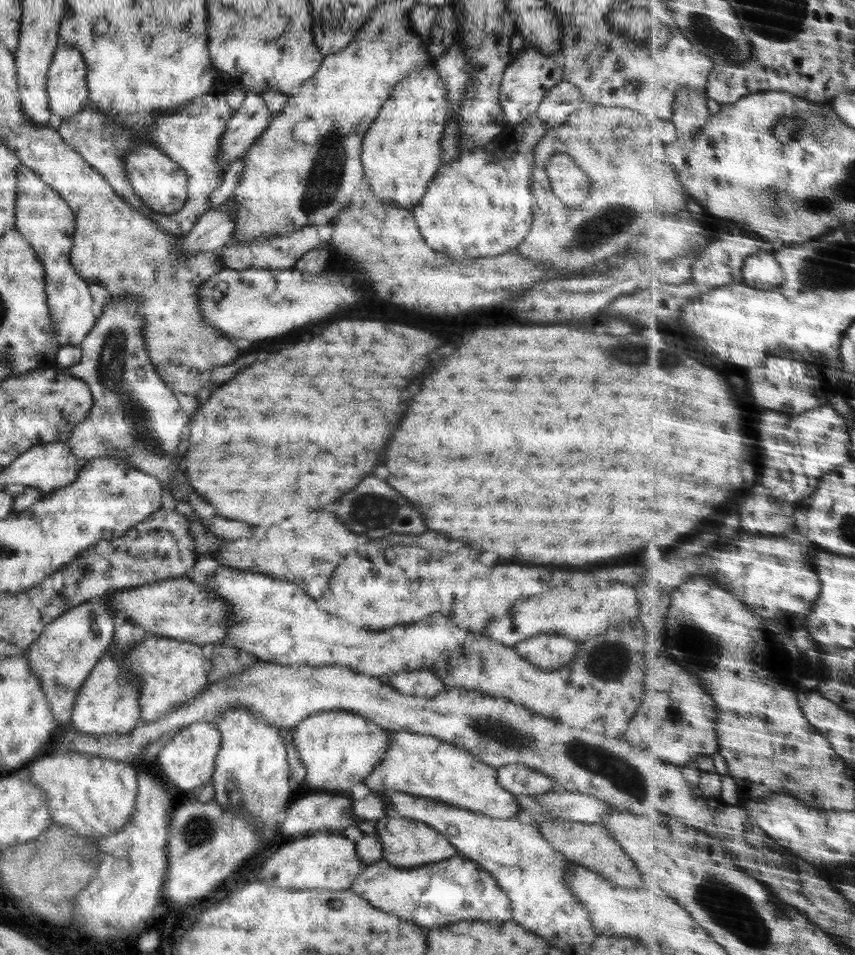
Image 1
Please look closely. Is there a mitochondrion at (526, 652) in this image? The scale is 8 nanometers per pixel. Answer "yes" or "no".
no

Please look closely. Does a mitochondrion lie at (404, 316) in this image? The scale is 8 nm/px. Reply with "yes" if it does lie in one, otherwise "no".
no

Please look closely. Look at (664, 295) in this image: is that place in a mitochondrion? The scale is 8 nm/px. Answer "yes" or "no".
no

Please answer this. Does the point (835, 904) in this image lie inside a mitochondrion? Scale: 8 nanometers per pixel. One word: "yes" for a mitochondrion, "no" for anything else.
no

